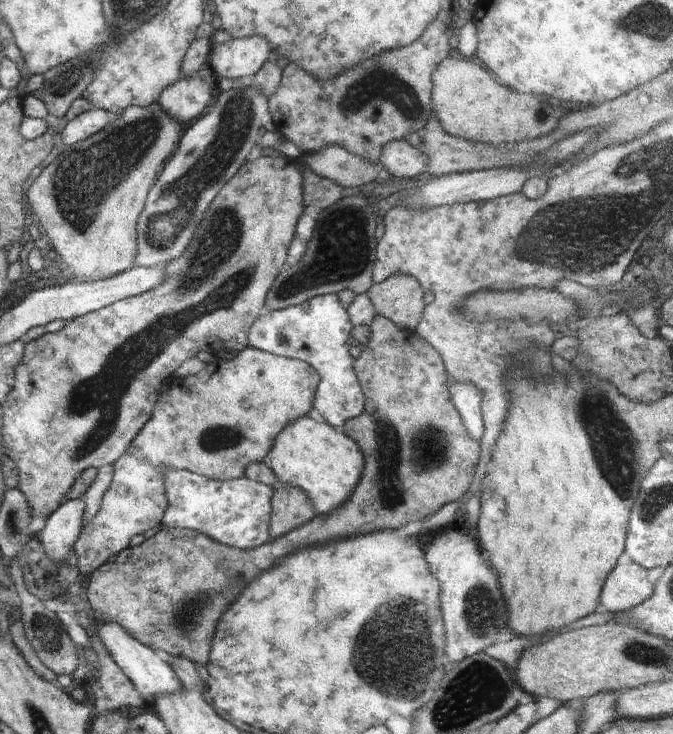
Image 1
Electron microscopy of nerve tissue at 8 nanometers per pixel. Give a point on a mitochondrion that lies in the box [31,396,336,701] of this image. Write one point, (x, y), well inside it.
(187, 620)

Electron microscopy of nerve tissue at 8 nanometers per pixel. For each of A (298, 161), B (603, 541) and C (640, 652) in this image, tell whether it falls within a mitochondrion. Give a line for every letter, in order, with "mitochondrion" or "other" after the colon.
A: other
B: other
C: mitochondrion

